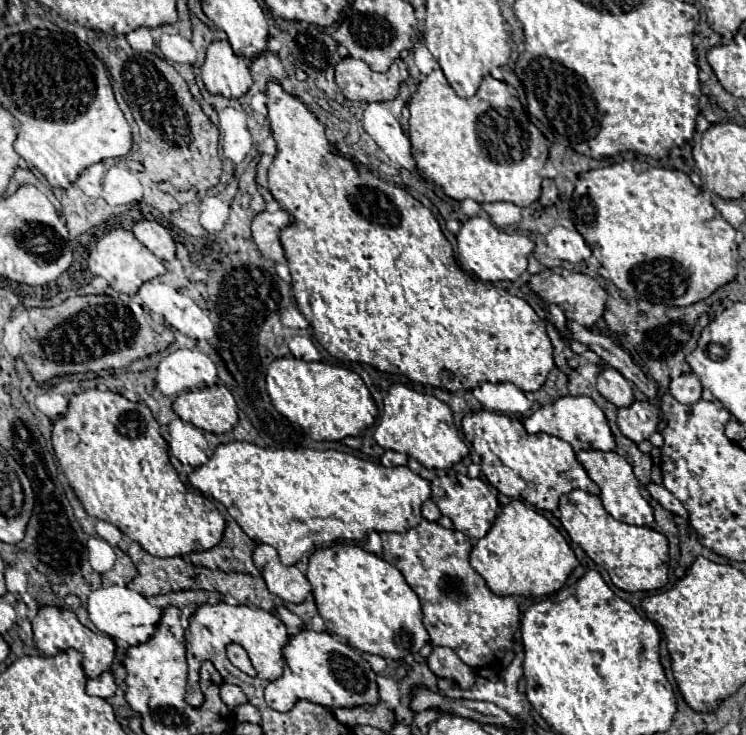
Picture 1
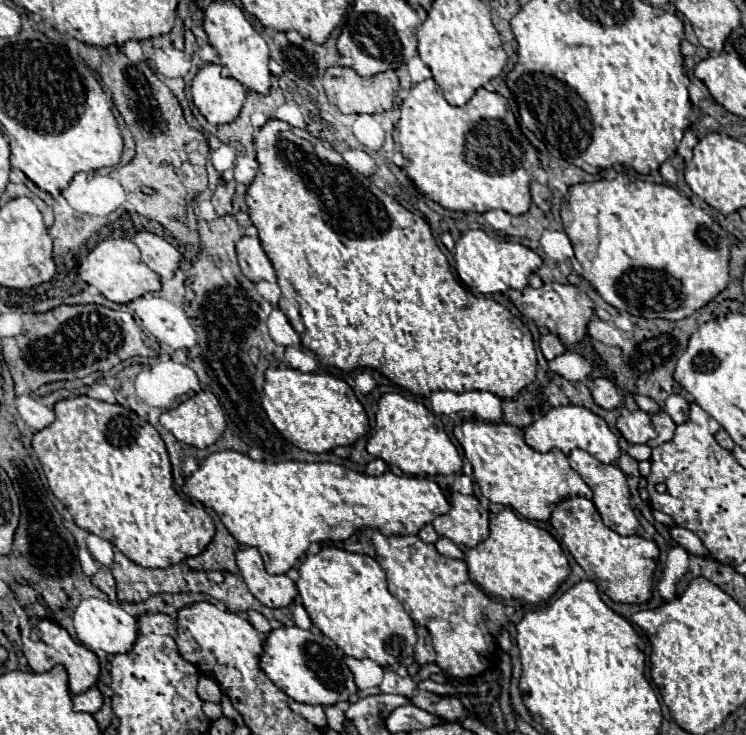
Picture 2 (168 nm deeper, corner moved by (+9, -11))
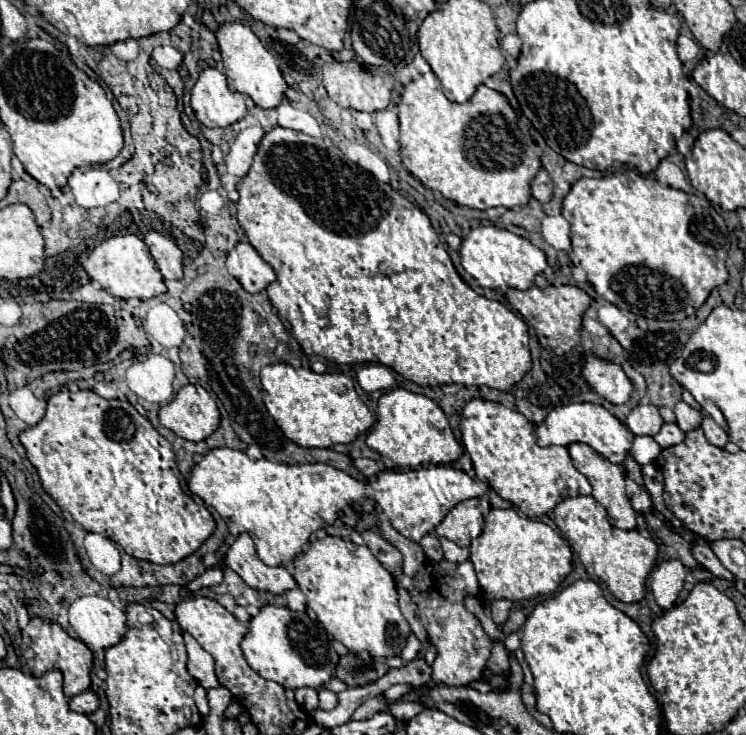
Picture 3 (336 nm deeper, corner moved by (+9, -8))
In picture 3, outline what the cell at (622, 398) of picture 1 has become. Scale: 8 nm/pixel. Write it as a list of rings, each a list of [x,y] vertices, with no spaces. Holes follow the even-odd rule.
[[[595,355],[587,357],[585,367],[583,367],[583,377],[591,385],[593,391],[597,391],[603,399],[615,405],[627,403],[633,391],[629,377],[623,373],[619,365],[603,361]]]

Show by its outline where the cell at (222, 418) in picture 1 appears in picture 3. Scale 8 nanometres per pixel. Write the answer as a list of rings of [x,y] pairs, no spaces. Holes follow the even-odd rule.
[[[185,385],[171,403],[161,407],[159,421],[175,435],[197,443],[219,427],[219,409],[201,385]]]

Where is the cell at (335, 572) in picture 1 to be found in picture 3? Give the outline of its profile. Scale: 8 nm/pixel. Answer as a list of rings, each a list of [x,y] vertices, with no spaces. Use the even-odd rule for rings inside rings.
[[[331,535],[315,539],[305,549],[303,557],[295,561],[293,577],[307,595],[307,607],[315,611],[325,631],[341,641],[351,653],[369,651],[371,657],[401,655],[411,629],[399,611],[399,595],[391,573],[367,547]]]

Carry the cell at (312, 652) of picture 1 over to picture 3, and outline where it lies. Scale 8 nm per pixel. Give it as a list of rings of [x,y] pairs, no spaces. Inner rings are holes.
[[[265,605],[257,617],[251,619],[249,633],[241,643],[243,655],[253,671],[263,679],[275,681],[285,689],[321,689],[335,677],[339,655],[335,653],[329,635],[307,613],[295,613],[287,607]]]

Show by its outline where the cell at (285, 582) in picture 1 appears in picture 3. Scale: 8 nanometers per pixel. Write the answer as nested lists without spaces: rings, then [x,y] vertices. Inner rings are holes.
[[[241,533],[225,555],[225,565],[229,567],[253,589],[267,591],[271,595],[281,595],[297,587],[295,579],[285,567],[267,567],[259,561],[253,539],[247,533]]]

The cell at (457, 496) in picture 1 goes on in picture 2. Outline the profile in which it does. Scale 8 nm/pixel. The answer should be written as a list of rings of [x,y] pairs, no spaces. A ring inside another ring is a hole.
[[[453,492],[451,504],[451,512],[439,516],[433,522],[433,528],[439,536],[453,540],[459,550],[467,552],[489,536],[489,522],[481,512],[481,504],[475,496]]]

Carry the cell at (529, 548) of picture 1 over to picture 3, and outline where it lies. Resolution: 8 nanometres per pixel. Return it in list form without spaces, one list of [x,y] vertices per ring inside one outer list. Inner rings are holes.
[[[514,507],[491,509],[489,515],[485,517],[483,533],[475,541],[471,541],[469,551],[471,551],[471,563],[475,565],[481,591],[487,596],[485,598],[488,601],[489,599],[521,601],[521,599],[535,599],[535,597],[552,594],[572,570],[573,555],[567,541],[549,525],[523,514],[519,515]]]

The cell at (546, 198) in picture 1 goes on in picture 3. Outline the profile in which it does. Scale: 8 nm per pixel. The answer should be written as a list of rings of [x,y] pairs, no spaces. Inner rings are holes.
[[[541,169],[541,171],[535,175],[535,179],[531,181],[531,193],[533,193],[533,197],[535,197],[537,201],[541,201],[541,203],[551,201],[553,183],[551,183],[549,173],[547,173],[545,169]]]

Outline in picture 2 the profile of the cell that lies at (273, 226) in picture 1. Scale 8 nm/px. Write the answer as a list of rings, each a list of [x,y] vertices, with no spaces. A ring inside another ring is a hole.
[[[243,236],[237,246],[235,246],[235,252],[237,252],[237,260],[239,260],[239,268],[243,272],[243,276],[251,282],[277,282],[275,278],[275,270],[273,270],[273,264],[269,262],[267,254],[263,252],[261,248],[261,242],[259,238],[255,236]]]

